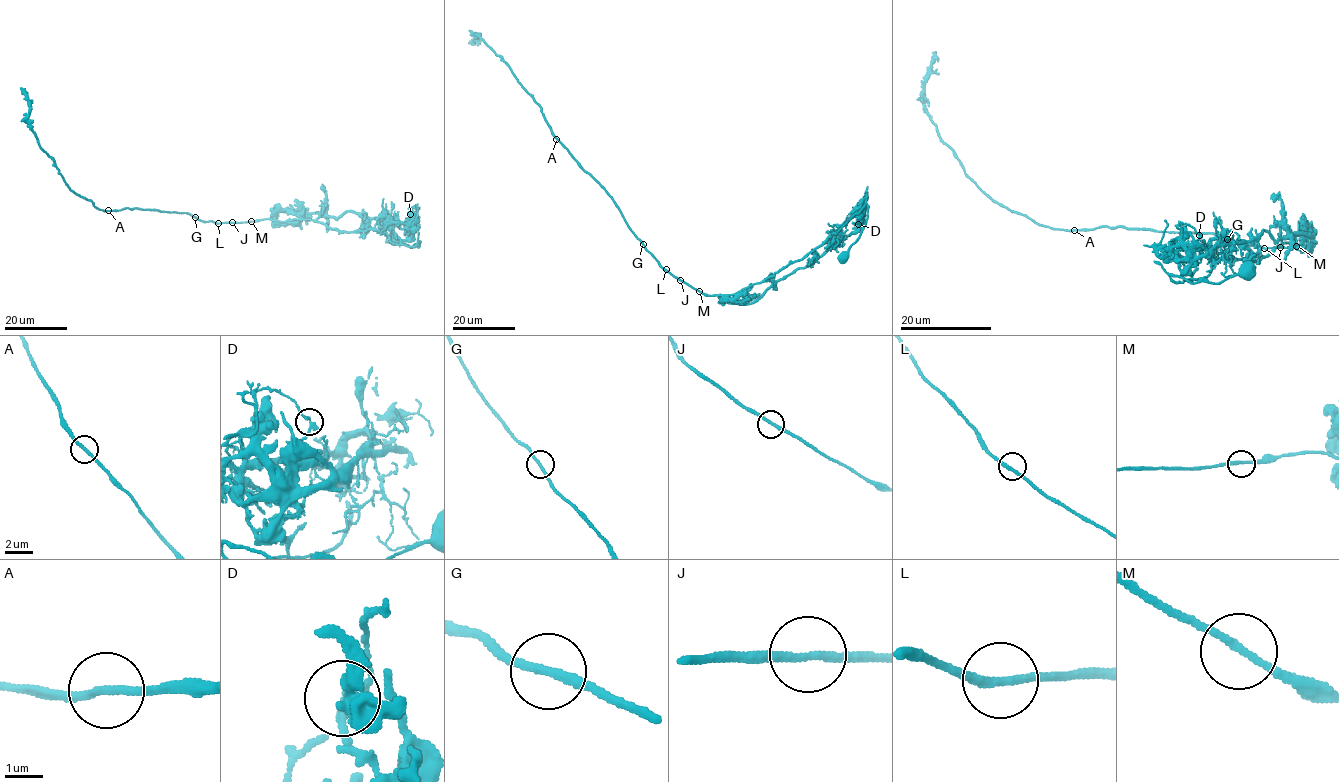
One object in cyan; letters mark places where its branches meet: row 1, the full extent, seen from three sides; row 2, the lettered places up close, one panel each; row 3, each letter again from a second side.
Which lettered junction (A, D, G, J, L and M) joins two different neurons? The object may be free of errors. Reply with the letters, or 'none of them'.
D

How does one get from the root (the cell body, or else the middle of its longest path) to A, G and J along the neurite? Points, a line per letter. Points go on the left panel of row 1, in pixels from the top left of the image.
A: (395, 238), (420, 245), (394, 244), (384, 231), (339, 232), (311, 219), (215, 223), (186, 213), (108, 210)
G: (395, 238), (410, 247), (420, 245), (394, 244), (384, 231), (339, 232), (311, 219), (215, 223), (195, 217)
J: (395, 238), (410, 247), (420, 245), (394, 244), (384, 231), (339, 232), (311, 219), (232, 222)

